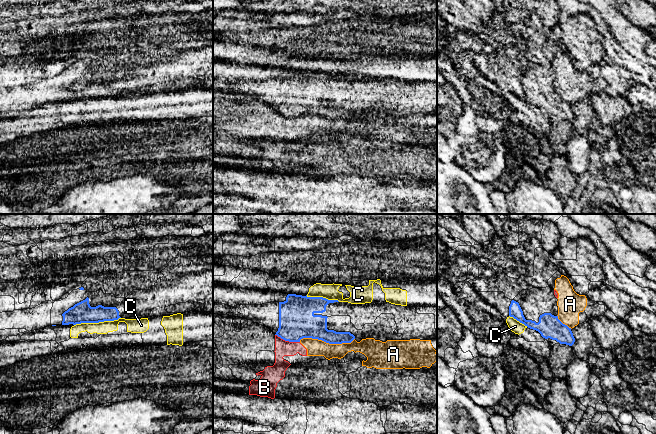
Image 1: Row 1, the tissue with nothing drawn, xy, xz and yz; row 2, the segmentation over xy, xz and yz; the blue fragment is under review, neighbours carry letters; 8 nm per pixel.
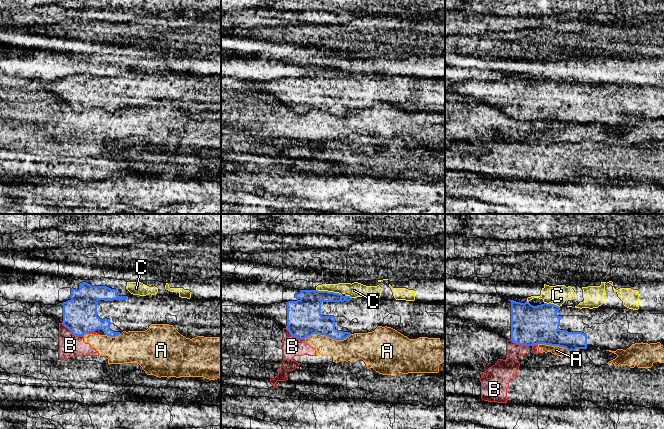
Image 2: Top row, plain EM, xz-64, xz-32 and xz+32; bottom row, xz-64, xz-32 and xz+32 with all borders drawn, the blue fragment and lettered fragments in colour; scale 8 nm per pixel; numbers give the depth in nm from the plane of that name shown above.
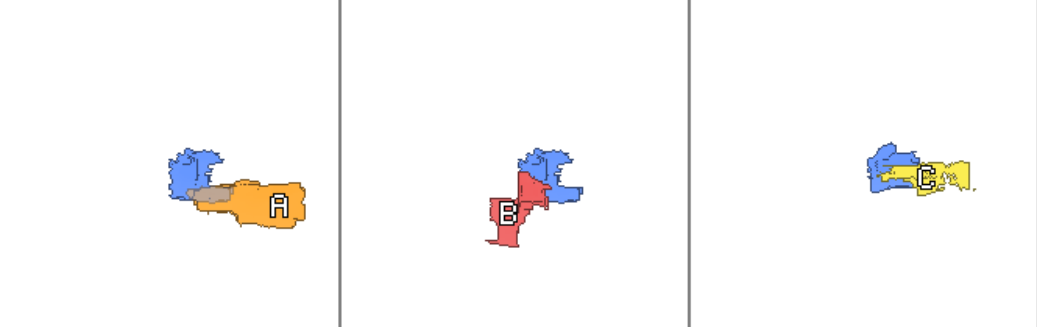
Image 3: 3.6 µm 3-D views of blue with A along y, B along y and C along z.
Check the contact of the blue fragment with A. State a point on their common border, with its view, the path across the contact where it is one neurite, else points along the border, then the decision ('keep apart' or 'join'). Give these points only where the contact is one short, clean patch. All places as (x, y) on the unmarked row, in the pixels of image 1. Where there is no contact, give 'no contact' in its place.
meets blue in xz at (326, 118); border along xz (354, 114), (341, 119), (311, 114), (299, 117); keep apart

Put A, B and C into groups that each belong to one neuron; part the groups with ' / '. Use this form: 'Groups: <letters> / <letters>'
Groups: A / B / C

